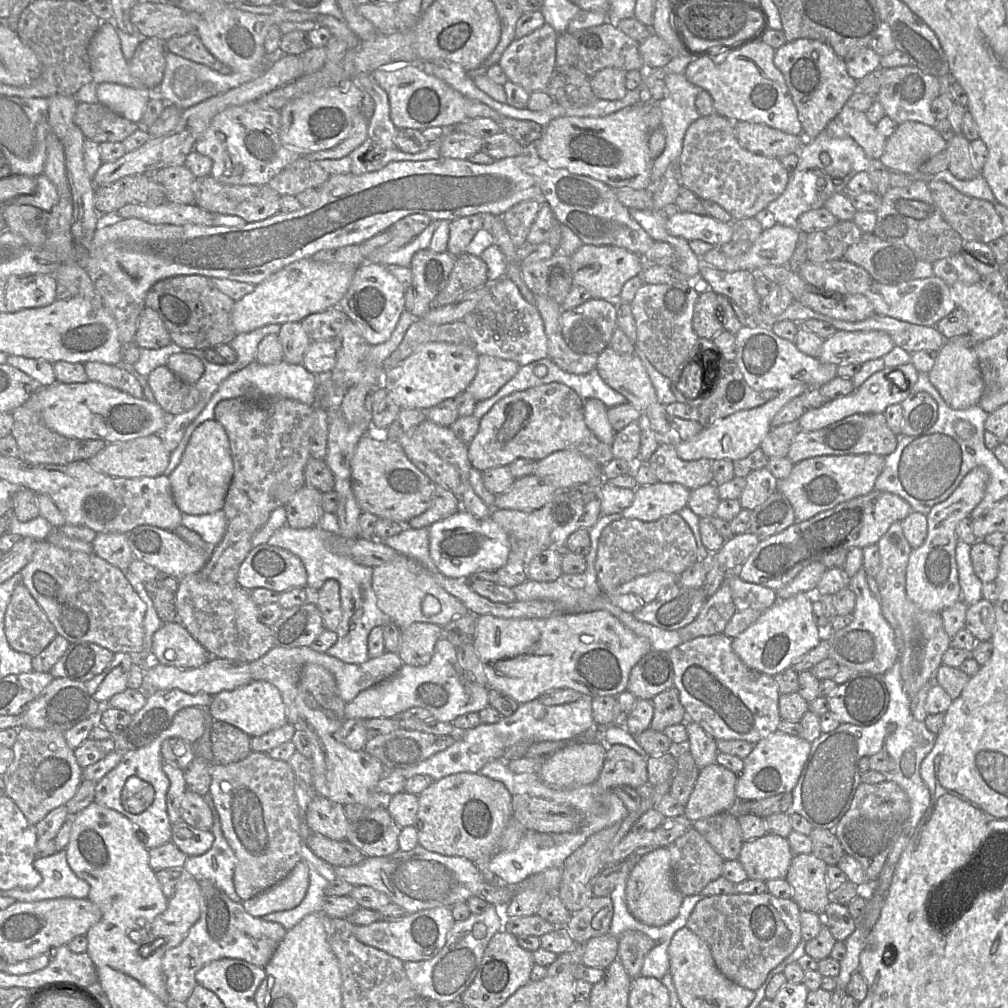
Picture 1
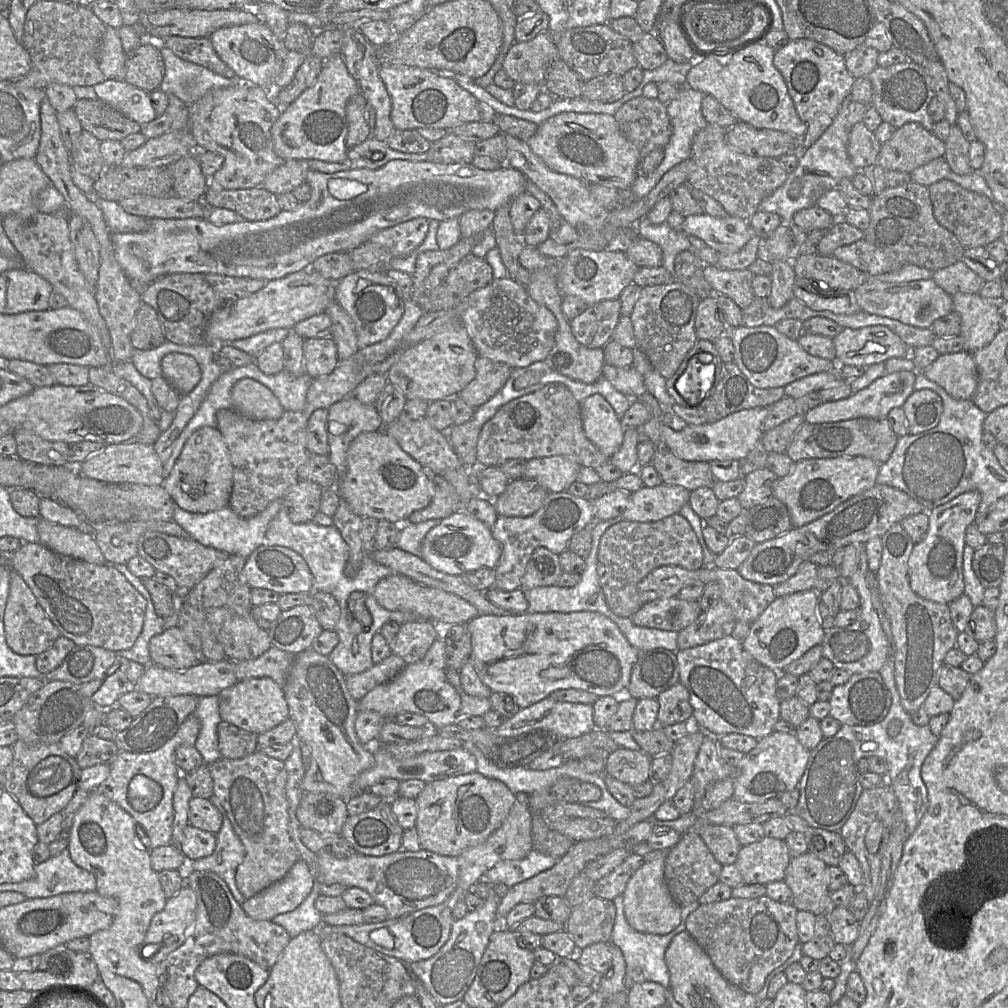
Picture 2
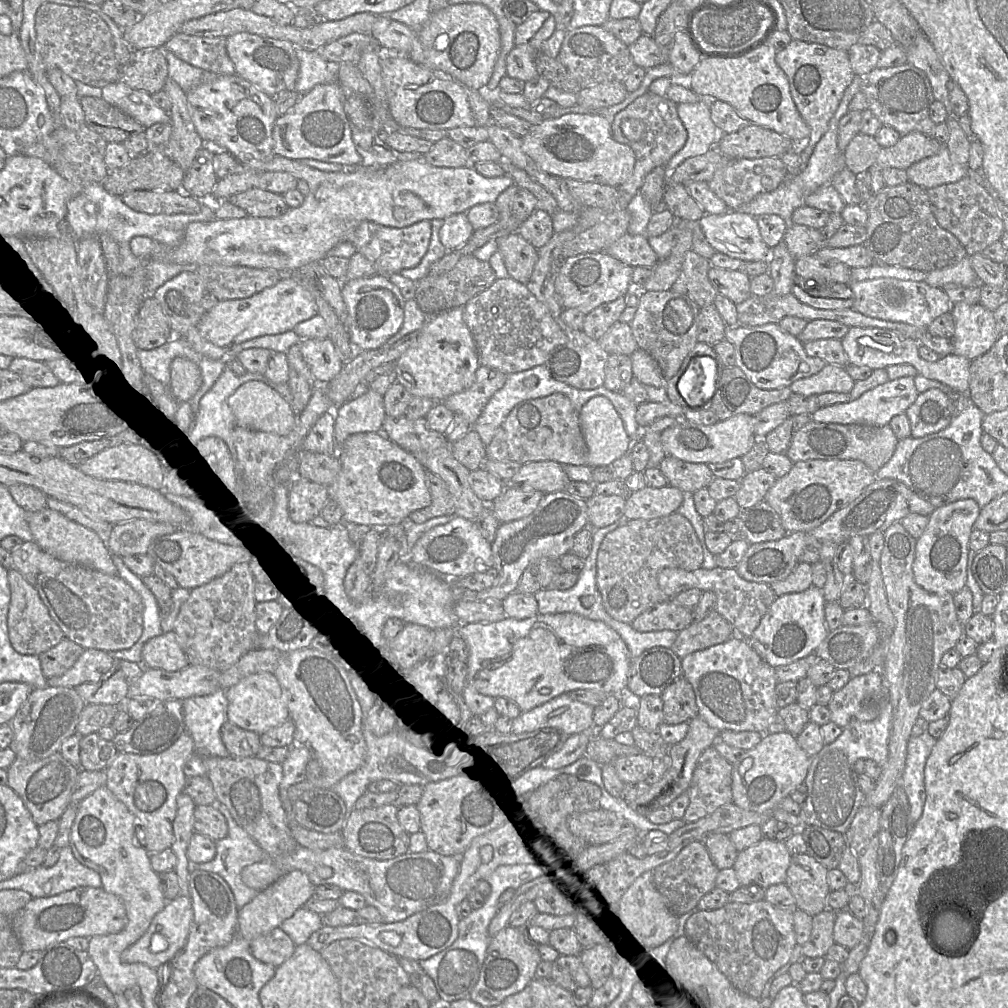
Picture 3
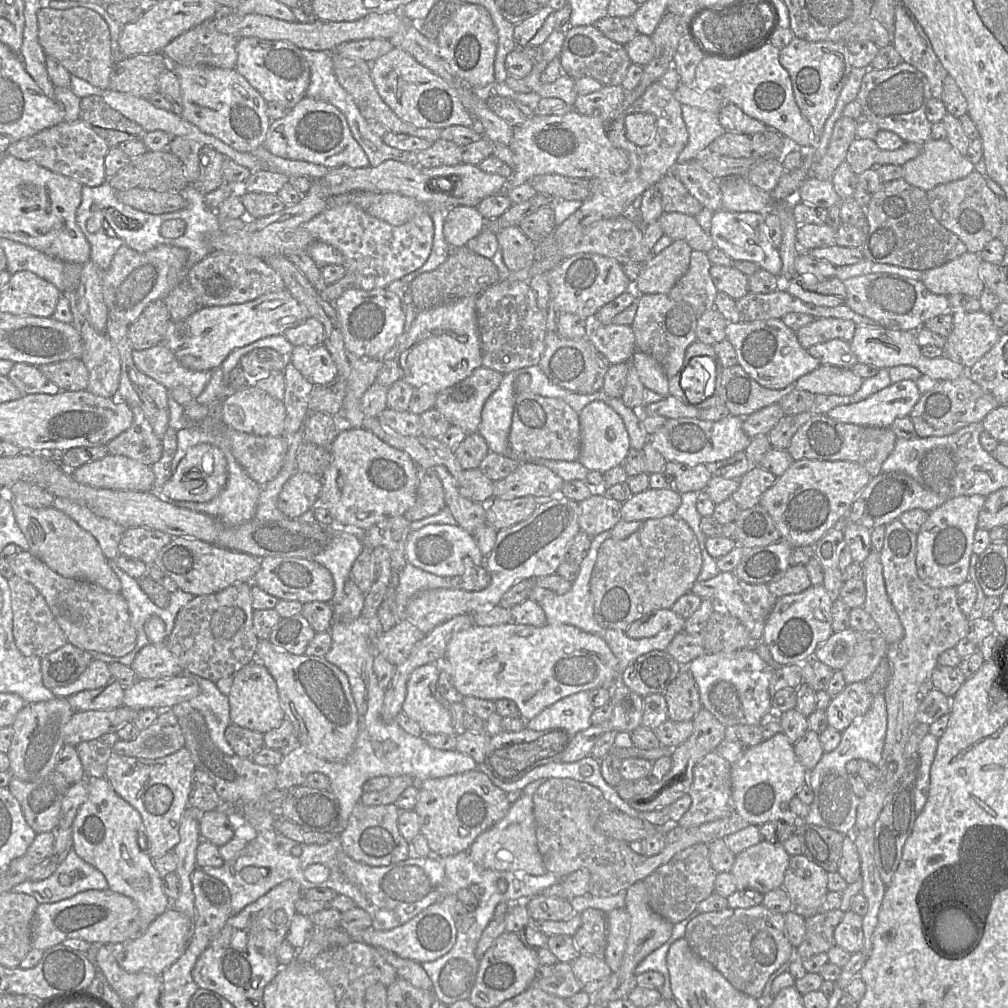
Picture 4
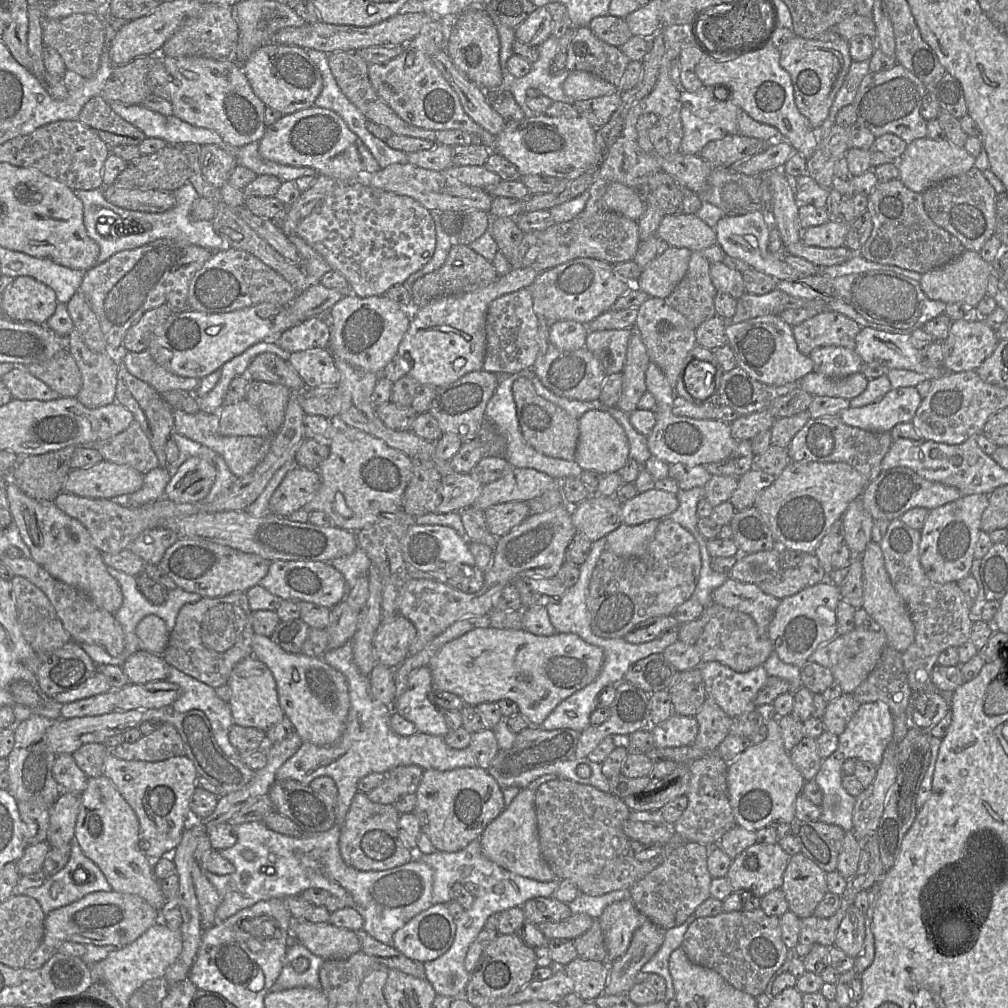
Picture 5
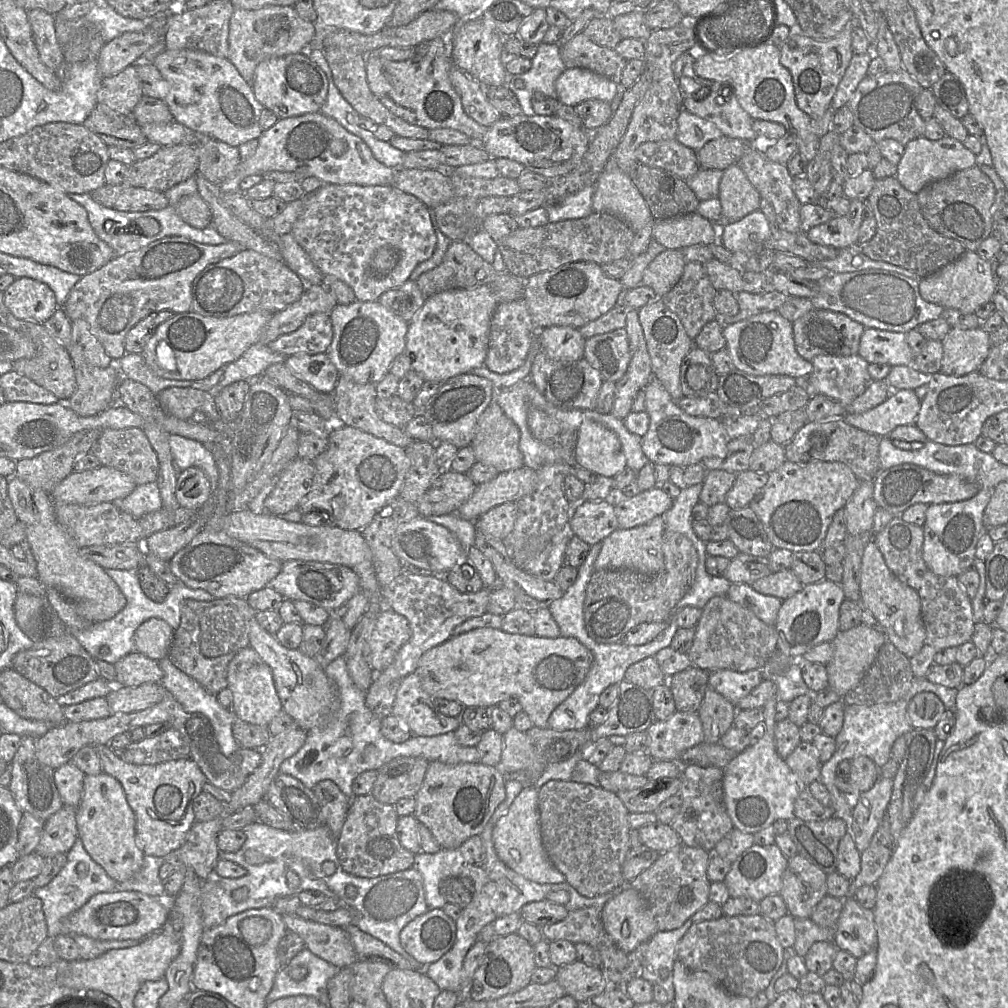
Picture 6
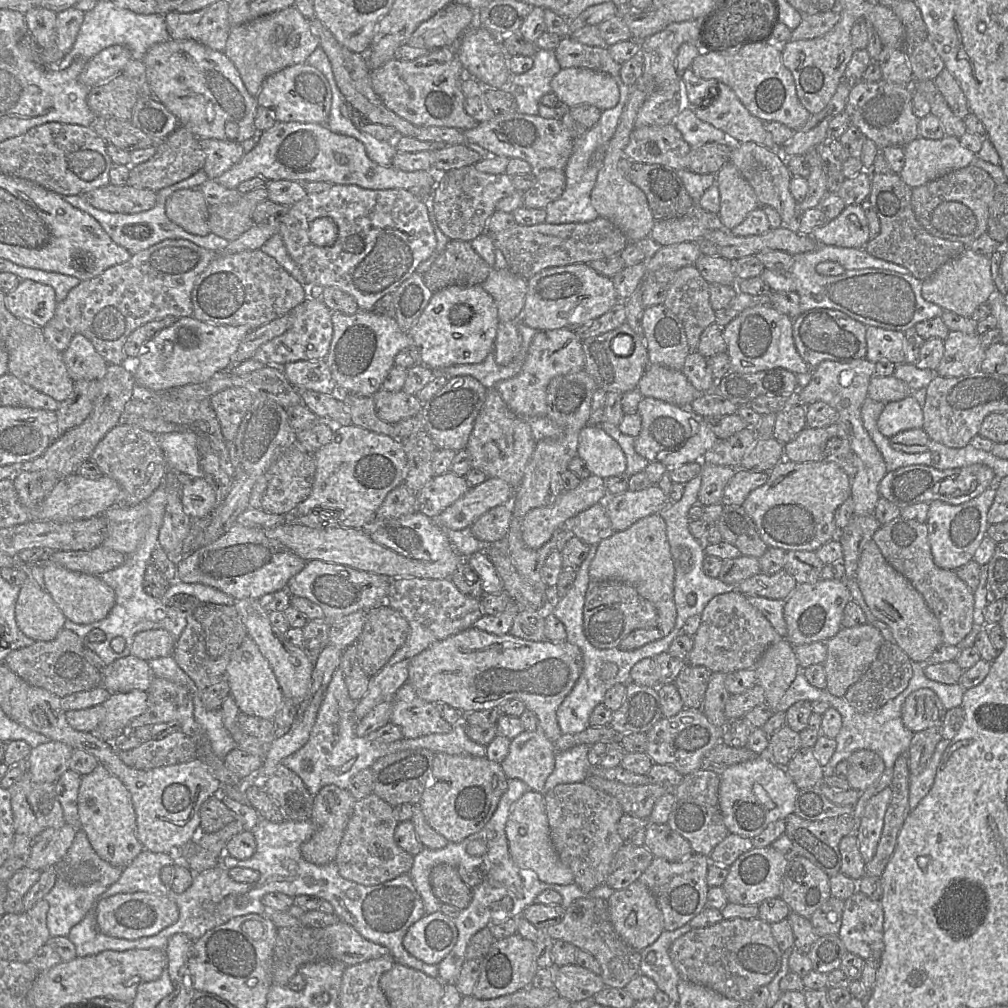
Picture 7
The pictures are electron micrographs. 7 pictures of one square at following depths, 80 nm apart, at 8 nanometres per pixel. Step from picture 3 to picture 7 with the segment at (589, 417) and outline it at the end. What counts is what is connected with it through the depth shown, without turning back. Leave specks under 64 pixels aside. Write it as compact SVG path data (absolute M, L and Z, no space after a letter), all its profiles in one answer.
M587 425L580 431L577 456L586 463L592 475L603 479L626 472L626 456L622 448L599 425Z

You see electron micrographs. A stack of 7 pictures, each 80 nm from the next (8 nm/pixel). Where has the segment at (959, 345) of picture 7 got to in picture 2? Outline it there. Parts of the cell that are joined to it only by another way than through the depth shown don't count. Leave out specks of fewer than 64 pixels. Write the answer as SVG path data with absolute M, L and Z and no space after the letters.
M956 293L951 297L953 311L961 317L963 351L973 353L988 345L1001 330L998 302L986 300L978 293Z

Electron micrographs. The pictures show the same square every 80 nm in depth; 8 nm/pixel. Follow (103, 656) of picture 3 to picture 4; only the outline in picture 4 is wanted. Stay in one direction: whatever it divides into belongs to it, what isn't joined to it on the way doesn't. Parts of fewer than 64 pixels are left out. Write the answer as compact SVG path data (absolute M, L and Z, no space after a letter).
M92 658L86 670L75 682L68 686L55 687L51 691L55 697L69 698L84 690L104 687L112 680L108 665L104 661Z

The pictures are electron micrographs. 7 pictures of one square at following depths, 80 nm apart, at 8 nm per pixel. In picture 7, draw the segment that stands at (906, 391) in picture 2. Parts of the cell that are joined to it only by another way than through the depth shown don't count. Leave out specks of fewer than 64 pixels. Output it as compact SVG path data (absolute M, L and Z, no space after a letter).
M913 395L885 404L877 420L879 431L889 439L901 431L922 426L922 407Z

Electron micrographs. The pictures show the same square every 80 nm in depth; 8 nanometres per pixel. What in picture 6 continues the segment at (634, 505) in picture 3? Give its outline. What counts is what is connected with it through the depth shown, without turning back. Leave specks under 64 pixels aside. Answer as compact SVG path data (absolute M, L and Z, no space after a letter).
M654 487L631 498L616 495L613 505L618 527L630 529L663 515L672 507L673 499L661 488Z

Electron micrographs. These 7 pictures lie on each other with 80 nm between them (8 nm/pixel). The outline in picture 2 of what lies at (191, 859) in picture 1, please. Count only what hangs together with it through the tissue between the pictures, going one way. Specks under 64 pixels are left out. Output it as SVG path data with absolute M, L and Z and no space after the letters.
M214 795L209 800L223 816L221 828L215 835L216 846L210 856L187 861L187 869L189 871L211 871L216 873L227 883L235 900L242 905L246 898L236 885L235 875L237 867L244 860L245 848L235 834L219 800Z

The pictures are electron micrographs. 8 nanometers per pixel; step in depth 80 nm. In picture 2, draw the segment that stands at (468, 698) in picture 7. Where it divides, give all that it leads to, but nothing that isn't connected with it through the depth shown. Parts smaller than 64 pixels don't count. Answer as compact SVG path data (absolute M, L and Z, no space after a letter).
M598 612L480 614L466 626L472 642L470 660L480 679L492 692L512 696L520 708L561 689L622 697L640 653L612 620Z

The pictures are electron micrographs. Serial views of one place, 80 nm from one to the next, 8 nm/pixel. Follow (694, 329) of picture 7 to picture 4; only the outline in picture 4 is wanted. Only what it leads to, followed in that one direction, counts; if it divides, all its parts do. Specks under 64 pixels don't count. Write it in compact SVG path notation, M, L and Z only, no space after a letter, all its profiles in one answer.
M693 250L687 272L668 293L672 300L690 305L697 316L715 307L718 290L710 276L711 265L705 252Z

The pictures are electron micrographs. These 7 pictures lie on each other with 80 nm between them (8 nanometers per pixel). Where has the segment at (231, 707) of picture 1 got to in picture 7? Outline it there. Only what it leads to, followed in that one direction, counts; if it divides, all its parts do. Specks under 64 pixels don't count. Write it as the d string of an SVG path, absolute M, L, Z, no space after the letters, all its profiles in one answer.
M247 636L232 654L227 674L230 695L234 698L240 713L273 720L284 696L272 668L251 637Z

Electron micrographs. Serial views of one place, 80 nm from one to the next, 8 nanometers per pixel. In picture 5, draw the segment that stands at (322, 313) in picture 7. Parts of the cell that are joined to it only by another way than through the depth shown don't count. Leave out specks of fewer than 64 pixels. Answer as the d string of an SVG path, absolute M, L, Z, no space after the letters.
M312 317L284 331L275 340L282 349L290 353L328 348L330 324L324 317Z

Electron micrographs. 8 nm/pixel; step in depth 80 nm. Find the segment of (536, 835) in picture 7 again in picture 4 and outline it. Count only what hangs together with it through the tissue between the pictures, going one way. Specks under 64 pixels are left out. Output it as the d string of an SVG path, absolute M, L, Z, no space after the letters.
M521 794L503 819L481 833L468 849L471 860L481 868L498 871L524 871L540 876L547 873L537 847L532 796Z

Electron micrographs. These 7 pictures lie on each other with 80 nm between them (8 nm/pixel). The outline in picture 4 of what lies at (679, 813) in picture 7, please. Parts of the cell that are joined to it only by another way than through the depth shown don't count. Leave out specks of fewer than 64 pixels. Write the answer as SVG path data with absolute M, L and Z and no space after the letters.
M716 751L705 755L693 769L693 781L689 790L691 805L677 822L679 826L699 826L730 816L735 812L731 787L731 765Z

